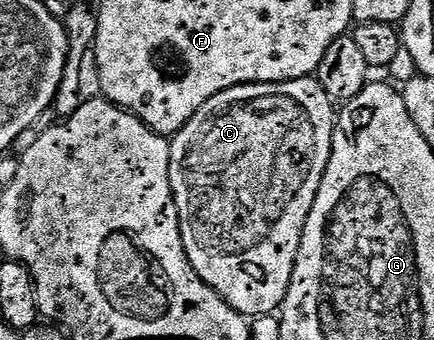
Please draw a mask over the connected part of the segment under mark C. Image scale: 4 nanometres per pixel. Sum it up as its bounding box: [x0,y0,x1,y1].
[169,77,335,316]

